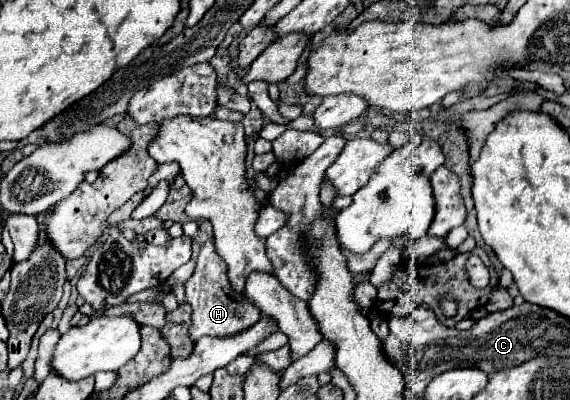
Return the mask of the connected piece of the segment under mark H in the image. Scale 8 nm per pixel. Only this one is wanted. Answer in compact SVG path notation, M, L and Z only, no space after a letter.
M212 238L202 244L202 250L196 260L196 270L186 282L186 302L192 306L192 326L188 330L192 342L196 342L202 336L224 338L230 334L240 334L242 330L248 330L260 320L260 310L256 306L242 300L240 294L232 292L230 296L230 284L226 280L226 264L216 254Z

